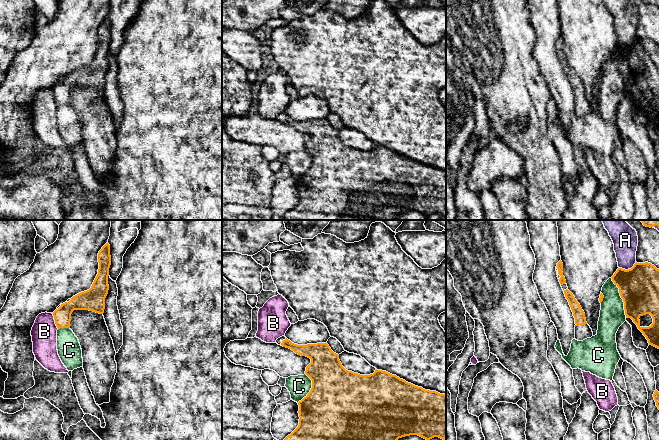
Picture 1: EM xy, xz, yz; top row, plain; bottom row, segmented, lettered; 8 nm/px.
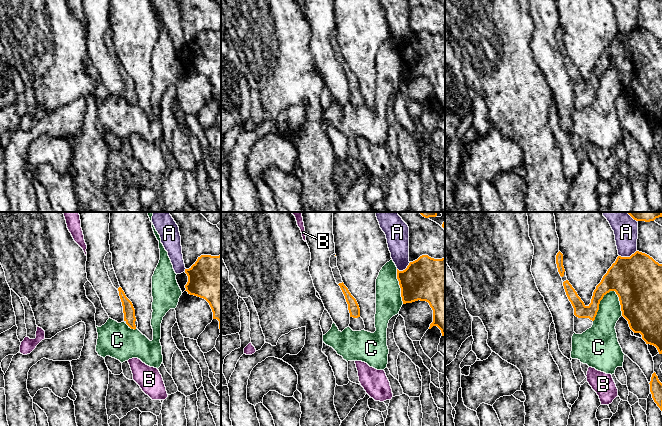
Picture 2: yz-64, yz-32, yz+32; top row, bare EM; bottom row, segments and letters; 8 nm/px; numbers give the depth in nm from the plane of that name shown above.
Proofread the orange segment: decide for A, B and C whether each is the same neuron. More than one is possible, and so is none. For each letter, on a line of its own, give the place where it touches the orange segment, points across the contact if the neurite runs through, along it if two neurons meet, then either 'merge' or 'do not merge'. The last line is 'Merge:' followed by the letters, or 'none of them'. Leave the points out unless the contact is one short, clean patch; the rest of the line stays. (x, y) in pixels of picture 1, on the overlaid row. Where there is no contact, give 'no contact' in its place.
A: meets orange in yz at (628, 269); do not merge
B: meets orange in xy at (55, 321); border along xy (52, 314), (55, 325), (58, 328); do not merge
C: meets orange in yz at (621, 297); do not merge
Merge: none of them

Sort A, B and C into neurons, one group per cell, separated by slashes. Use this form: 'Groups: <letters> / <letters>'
Groups: A / B / C

